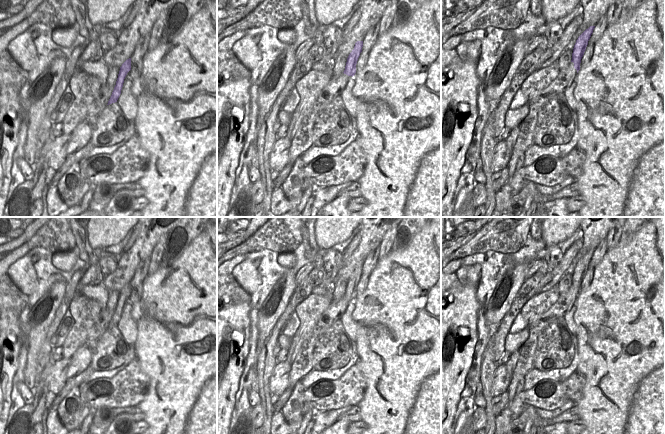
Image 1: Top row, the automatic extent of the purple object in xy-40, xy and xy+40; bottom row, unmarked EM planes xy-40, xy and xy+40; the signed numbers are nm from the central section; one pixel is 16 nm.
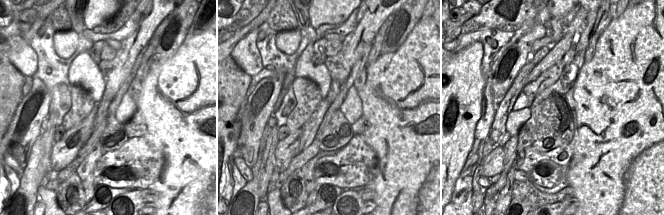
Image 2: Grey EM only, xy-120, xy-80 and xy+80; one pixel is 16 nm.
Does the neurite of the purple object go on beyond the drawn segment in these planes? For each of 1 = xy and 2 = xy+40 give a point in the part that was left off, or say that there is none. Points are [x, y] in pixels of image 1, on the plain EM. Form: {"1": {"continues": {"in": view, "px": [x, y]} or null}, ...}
{"1": {"continues": null}, "2": {"continues": null}}

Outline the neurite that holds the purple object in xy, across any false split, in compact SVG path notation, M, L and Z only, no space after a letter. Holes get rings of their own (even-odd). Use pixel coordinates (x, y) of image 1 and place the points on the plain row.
M357 265L355 267L354 273L352 276L349 278L344 294L344 298L348 300L354 300L356 297L356 288L358 285L358 282L360 280L360 277L362 276L362 271L363 271L363 265Z

